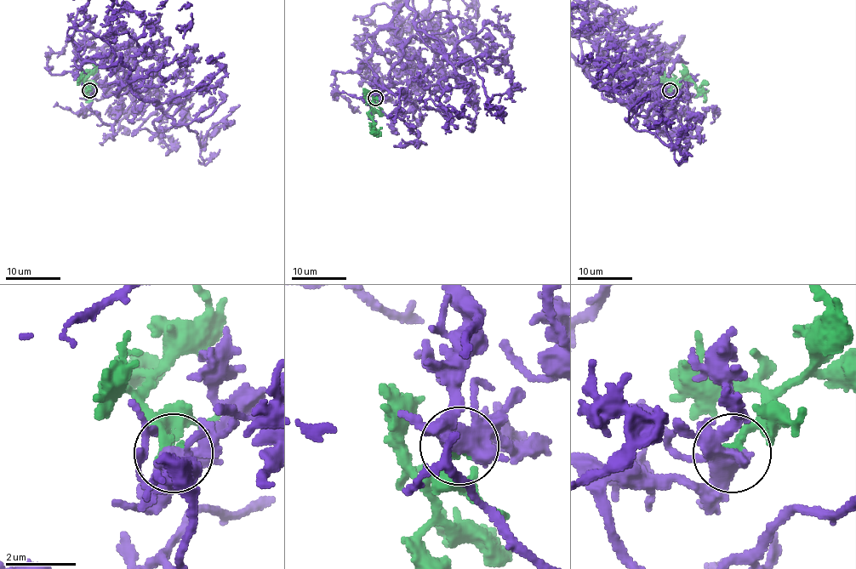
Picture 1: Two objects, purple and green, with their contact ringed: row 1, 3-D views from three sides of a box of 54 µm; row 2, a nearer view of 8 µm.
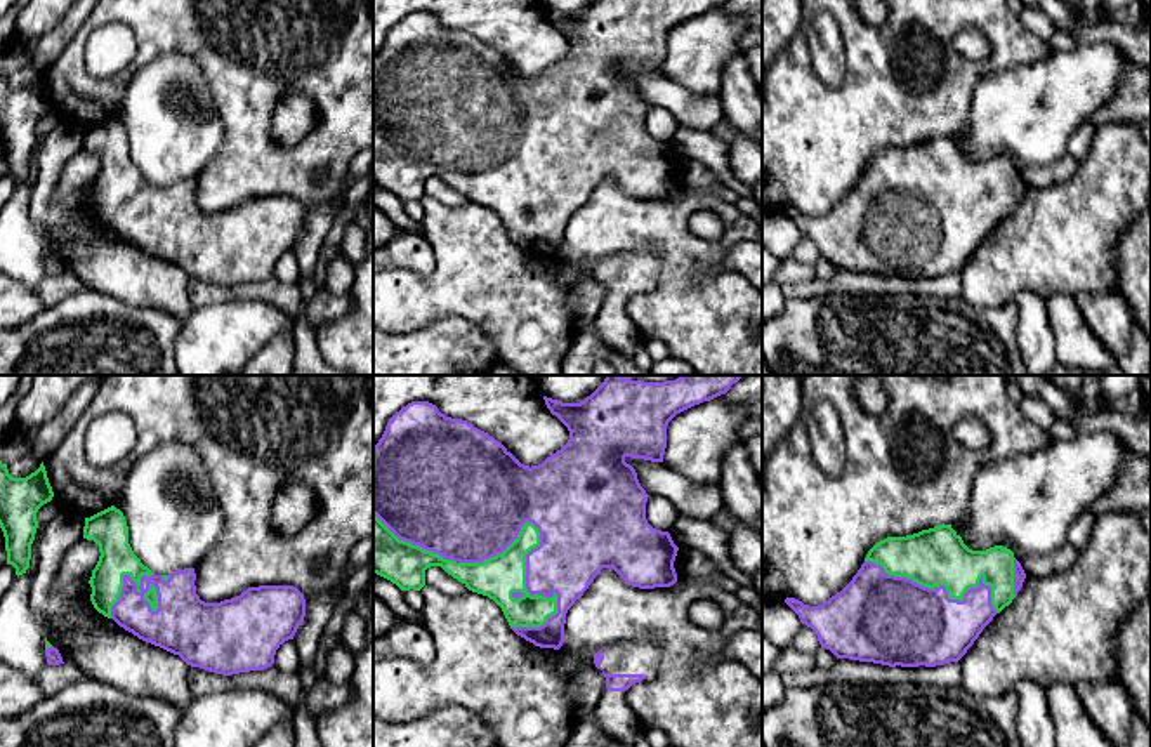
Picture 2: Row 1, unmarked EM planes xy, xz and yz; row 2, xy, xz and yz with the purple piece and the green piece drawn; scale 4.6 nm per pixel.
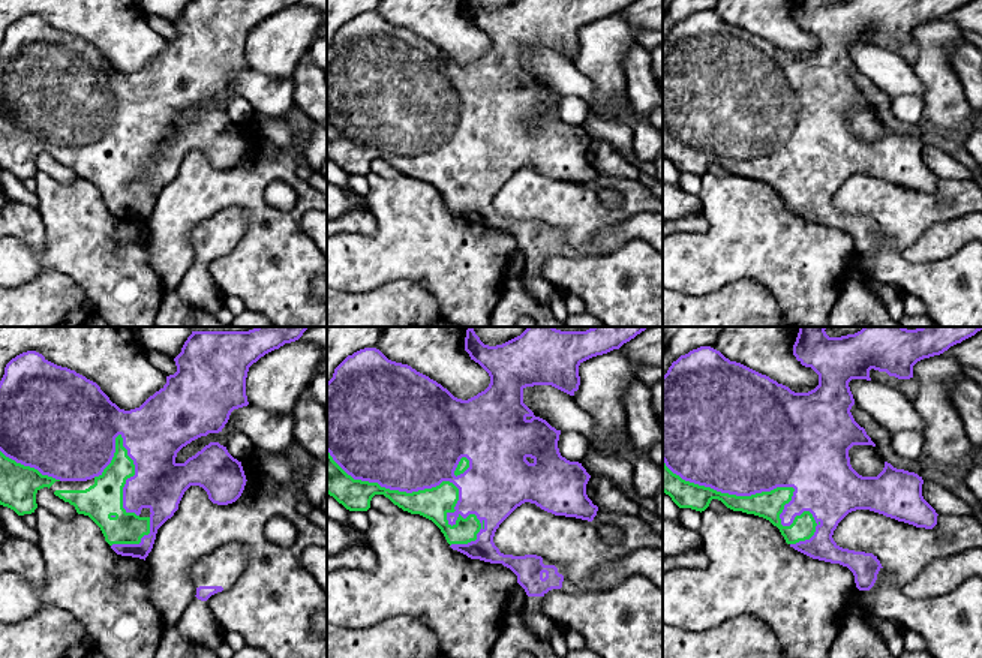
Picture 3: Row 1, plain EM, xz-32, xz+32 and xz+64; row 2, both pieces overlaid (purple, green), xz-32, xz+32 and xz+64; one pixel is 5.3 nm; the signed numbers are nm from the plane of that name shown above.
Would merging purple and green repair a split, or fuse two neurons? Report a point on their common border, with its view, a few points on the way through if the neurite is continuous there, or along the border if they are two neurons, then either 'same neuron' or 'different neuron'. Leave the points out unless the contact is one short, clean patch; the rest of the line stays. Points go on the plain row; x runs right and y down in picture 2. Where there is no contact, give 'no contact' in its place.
meets purple in xz at (540, 152); same neuron

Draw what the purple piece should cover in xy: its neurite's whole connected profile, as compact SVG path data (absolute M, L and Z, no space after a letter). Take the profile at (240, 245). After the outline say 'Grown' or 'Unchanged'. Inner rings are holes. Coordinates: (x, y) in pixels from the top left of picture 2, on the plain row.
M115 116L85 129L83 149L99 156L99 172L89 191L94 219L139 250L179 266L187 276L233 287L264 281L276 261L293 250L306 228L304 205L293 196L248 198L220 214L205 214L196 205L194 179L156 186L134 165L125 127Z. Grown

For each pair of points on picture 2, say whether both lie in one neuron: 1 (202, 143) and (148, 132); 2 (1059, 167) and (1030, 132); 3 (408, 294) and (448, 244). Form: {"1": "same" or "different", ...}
{"1": "same", "2": "different", "3": "same"}

